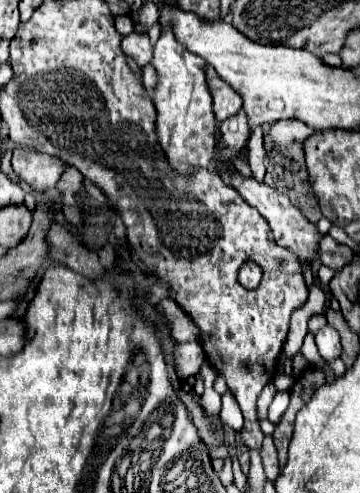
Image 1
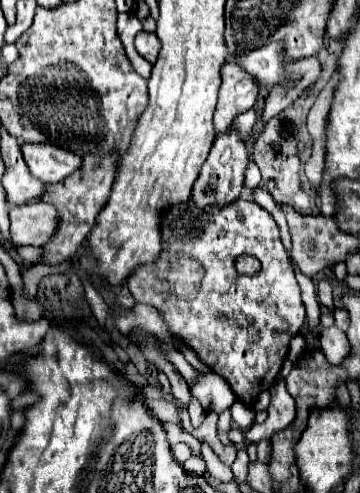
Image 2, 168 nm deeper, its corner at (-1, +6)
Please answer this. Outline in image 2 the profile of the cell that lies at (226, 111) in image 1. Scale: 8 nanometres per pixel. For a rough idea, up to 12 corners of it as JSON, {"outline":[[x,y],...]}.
{"outline":[[233,62],[221,66],[215,134],[253,108],[259,86]]}

